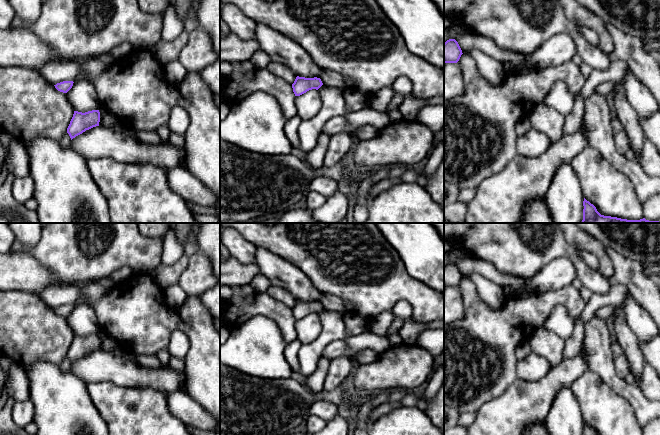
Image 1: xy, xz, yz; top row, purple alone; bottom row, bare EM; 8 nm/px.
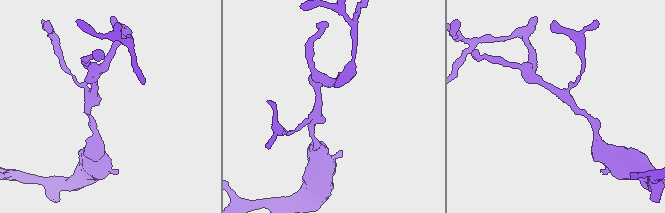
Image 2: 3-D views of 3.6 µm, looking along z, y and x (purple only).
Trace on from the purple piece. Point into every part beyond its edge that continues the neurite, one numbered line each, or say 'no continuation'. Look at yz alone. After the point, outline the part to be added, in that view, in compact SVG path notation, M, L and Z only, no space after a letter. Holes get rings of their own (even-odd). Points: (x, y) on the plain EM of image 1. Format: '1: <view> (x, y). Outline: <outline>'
no continuation

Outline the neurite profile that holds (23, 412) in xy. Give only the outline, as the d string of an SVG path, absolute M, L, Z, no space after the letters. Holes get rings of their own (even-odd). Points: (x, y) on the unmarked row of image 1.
M28 401L15 402L13 406L13 420L17 426L24 428L34 421L35 408L33 403Z

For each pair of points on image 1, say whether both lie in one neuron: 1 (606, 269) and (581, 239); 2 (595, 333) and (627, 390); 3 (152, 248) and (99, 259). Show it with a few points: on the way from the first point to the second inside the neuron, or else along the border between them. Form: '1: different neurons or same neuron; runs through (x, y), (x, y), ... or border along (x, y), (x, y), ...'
1: same neuron; runs through (604, 261), (603, 257), (589, 245)
2: same neuron; runs through (597, 348), (598, 356), (606, 372), (612, 378)
3: same neuron; runs through (139, 249), (112, 249)

